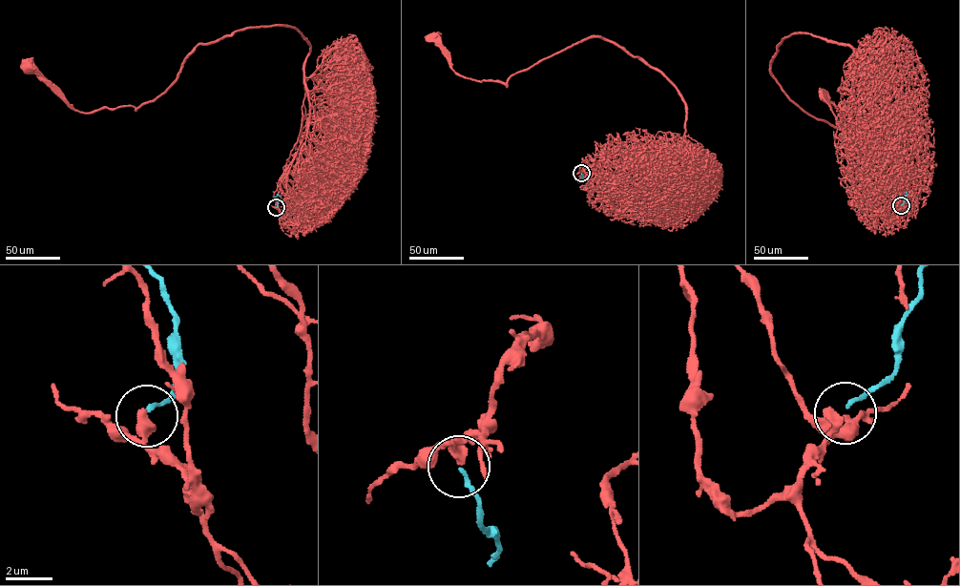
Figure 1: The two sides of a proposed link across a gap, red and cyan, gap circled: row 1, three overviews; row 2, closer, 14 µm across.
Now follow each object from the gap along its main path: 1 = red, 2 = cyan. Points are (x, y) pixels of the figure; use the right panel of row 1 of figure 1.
1: (900, 205), (856, 106), (859, 53), (810, 33), (782, 38), (770, 69), (781, 90), (851, 135), (825, 97)
2: (901, 204), (906, 193)

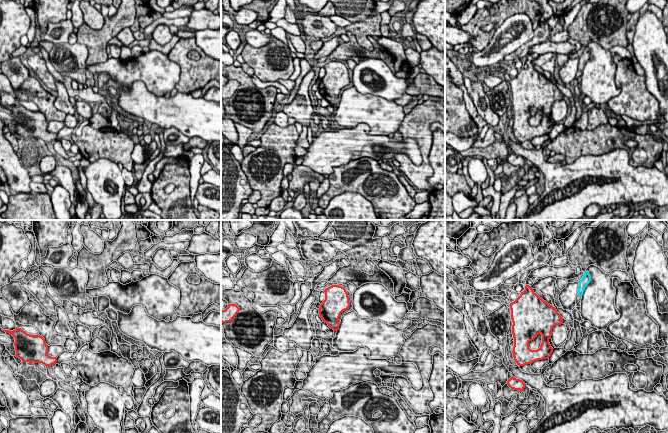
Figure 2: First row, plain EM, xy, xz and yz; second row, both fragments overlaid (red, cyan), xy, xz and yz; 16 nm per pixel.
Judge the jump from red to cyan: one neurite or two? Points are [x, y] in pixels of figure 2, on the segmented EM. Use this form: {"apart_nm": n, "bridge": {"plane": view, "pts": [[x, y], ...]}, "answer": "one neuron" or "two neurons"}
{"apart_nm": 420, "bridge": {"plane": "yz", "pts": [[555, 308], [578, 295]]}, "answer": "two neurons"}

